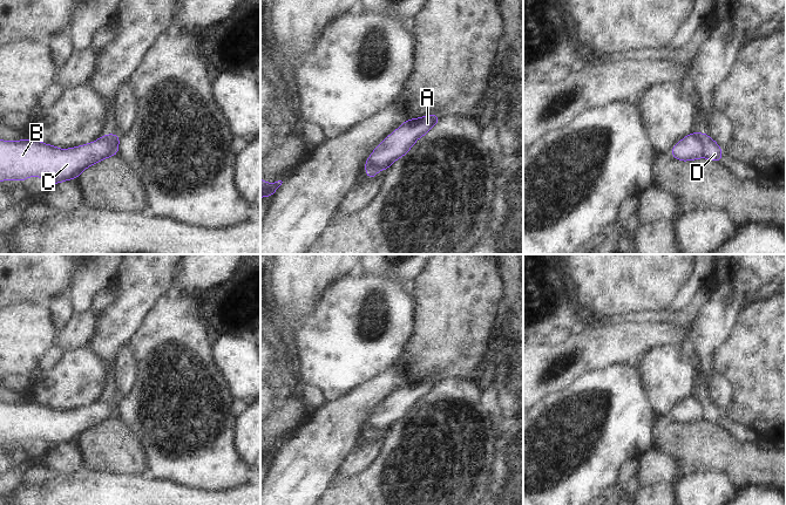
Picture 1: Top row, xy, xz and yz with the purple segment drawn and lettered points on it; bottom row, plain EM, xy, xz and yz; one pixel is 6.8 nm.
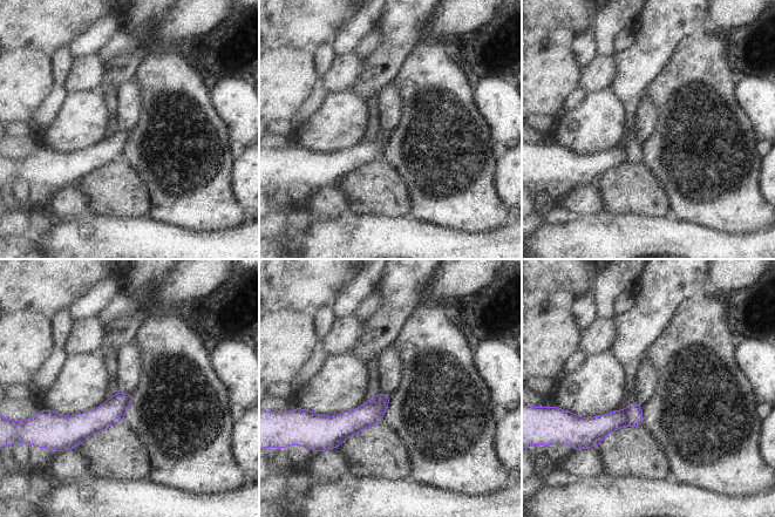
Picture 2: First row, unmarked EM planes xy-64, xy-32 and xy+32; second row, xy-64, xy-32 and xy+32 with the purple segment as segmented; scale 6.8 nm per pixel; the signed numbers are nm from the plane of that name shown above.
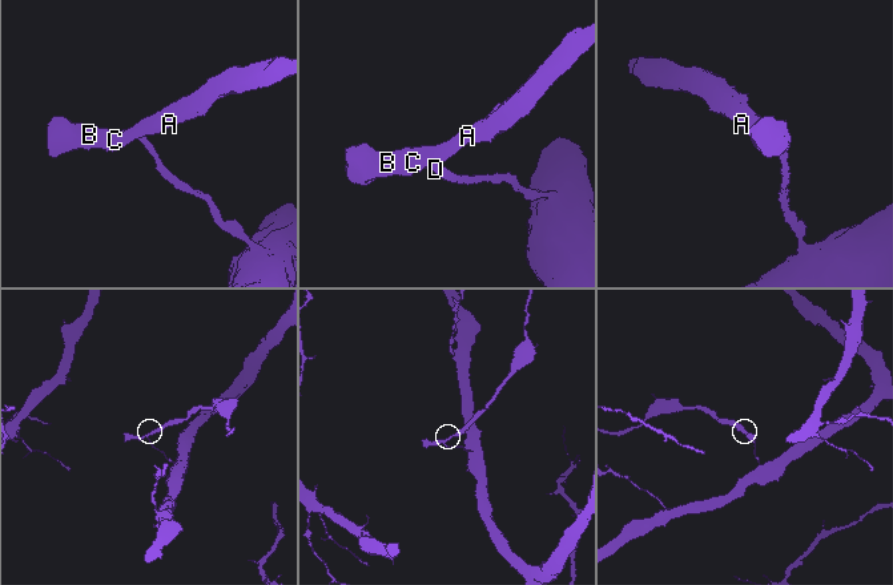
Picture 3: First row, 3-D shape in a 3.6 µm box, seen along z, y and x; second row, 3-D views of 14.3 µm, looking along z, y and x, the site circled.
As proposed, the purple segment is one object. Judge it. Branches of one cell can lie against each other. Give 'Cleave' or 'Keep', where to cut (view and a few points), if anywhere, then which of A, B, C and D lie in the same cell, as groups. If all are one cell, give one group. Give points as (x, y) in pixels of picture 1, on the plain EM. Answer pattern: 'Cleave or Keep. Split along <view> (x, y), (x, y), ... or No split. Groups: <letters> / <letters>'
Cleave. Split along xy (112, 396), (109, 417). Groups: A B C / D.

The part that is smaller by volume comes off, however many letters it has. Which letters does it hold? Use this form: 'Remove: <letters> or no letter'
Remove: A, B, C.

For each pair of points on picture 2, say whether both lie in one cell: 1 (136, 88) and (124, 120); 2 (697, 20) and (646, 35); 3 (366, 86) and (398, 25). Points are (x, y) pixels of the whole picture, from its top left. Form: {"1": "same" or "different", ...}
{"1": "same", "2": "same", "3": "same"}

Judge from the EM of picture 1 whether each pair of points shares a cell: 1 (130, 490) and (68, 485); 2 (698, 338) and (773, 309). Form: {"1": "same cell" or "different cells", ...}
{"1": "same cell", "2": "different cells"}

